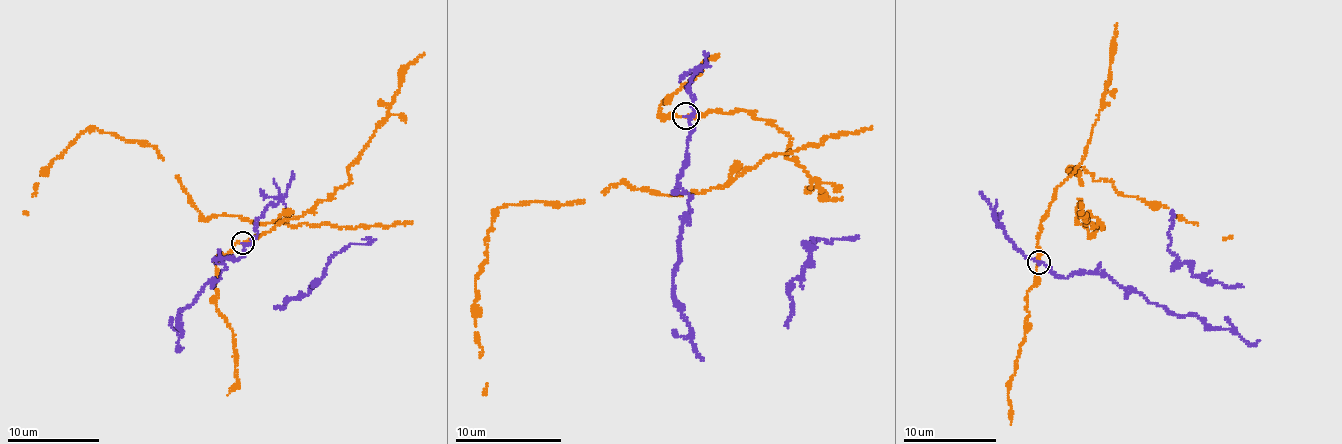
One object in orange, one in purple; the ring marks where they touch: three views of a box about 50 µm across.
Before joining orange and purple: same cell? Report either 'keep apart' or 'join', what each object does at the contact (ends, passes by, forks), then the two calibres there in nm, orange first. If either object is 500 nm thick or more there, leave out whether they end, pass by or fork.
keep apart; orange passes by; purple passes by; calibres 150 and 160 nm

